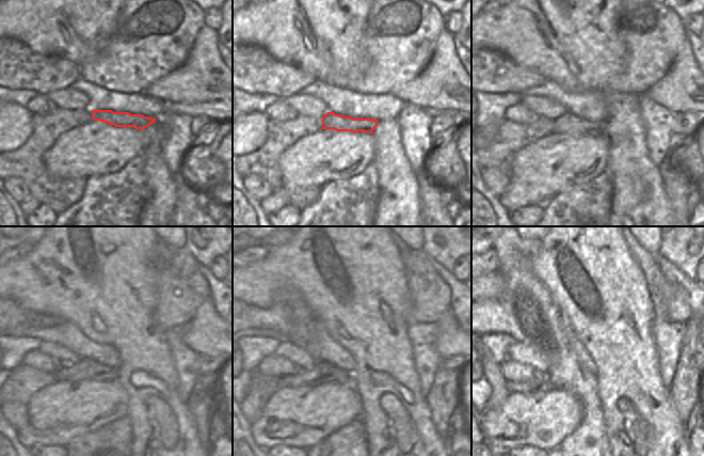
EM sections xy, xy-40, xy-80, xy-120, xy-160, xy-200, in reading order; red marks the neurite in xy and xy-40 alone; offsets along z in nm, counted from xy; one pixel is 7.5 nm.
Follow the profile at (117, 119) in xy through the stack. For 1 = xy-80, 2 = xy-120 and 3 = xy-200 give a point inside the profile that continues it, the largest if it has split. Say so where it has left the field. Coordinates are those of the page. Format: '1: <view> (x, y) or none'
1: xy-80 (569, 123)
2: xy-120 (85, 368)
3: xy-200 (512, 387)

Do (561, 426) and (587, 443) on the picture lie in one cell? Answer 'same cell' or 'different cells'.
different cells

